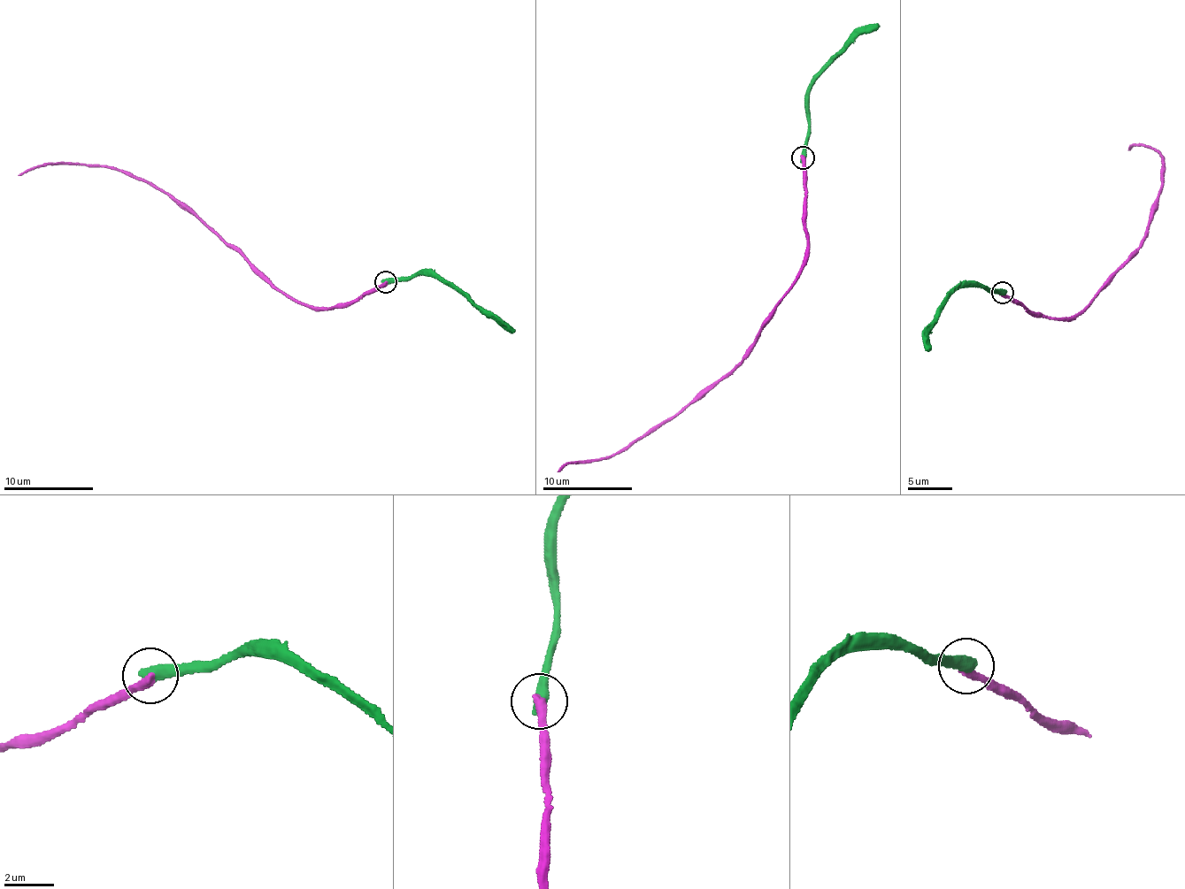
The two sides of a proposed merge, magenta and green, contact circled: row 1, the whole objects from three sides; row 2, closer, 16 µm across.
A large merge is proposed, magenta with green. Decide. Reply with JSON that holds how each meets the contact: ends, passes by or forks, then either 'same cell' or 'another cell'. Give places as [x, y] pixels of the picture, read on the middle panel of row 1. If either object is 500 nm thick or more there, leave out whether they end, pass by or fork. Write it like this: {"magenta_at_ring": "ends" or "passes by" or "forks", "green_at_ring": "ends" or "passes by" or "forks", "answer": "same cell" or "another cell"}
{"answer": "another cell"}

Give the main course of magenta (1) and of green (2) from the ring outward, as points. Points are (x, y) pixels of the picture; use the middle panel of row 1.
1: (802, 157), (807, 240), (804, 269), (734, 372), (641, 437), (597, 460), (567, 463), (557, 471)
2: (802, 157), (811, 80), (844, 45), (880, 26)

